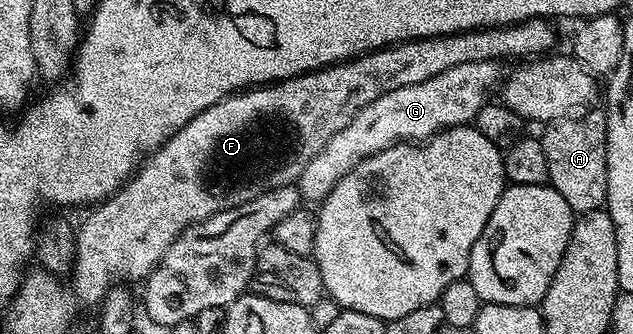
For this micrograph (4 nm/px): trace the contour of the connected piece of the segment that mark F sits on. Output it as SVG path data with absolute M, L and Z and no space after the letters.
M533 18L524 20L521 24L506 24L503 26L493 26L490 28L473 28L467 32L456 32L452 36L428 36L425 40L406 40L402 44L394 44L377 49L375 52L365 52L363 56L357 56L354 60L346 60L342 64L329 64L325 67L315 69L311 72L303 72L301 76L292 76L289 80L281 80L267 86L256 86L251 90L241 91L239 94L233 94L225 99L219 100L214 106L210 106L205 112L200 112L187 126L180 128L165 140L155 152L151 153L139 165L138 171L125 183L124 187L114 196L108 197L107 200L95 205L92 212L80 226L75 229L76 252L74 259L71 261L72 267L72 292L84 304L99 305L104 299L106 285L109 283L108 276L129 276L137 282L143 281L159 264L160 259L164 257L165 250L170 247L187 228L192 227L200 221L210 218L227 208L237 208L254 198L258 198L267 192L273 192L278 186L287 184L296 184L299 181L302 170L330 142L338 130L342 130L348 123L360 113L370 102L382 98L382 94L390 94L390 90L398 90L402 86L414 86L418 82L426 82L434 78L434 74L442 74L442 70L450 70L450 66L462 66L462 62L484 62L486 60L495 60L504 62L507 56L524 56L520 58L540 58L545 54L551 53L556 44L556 32L552 29L553 21L548 18Z

